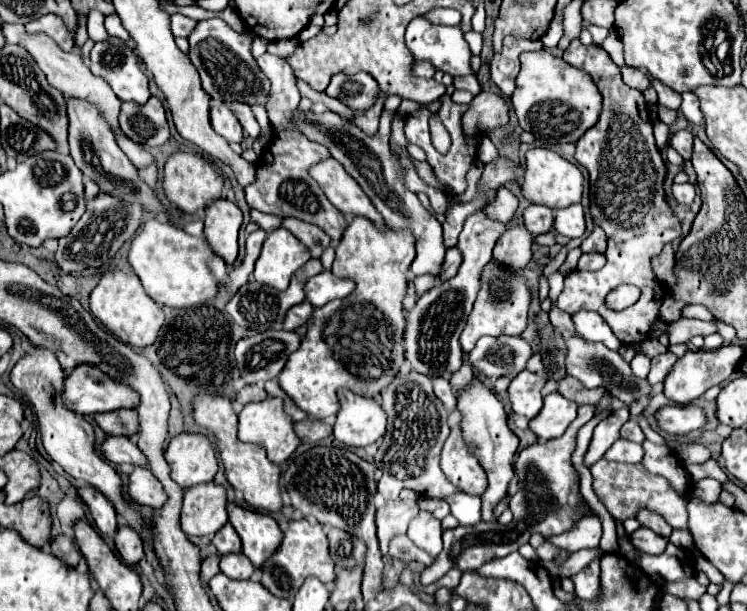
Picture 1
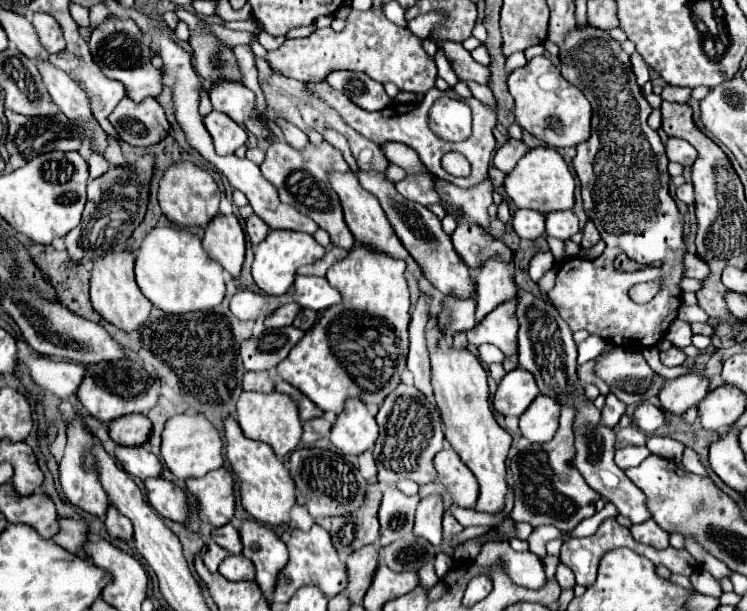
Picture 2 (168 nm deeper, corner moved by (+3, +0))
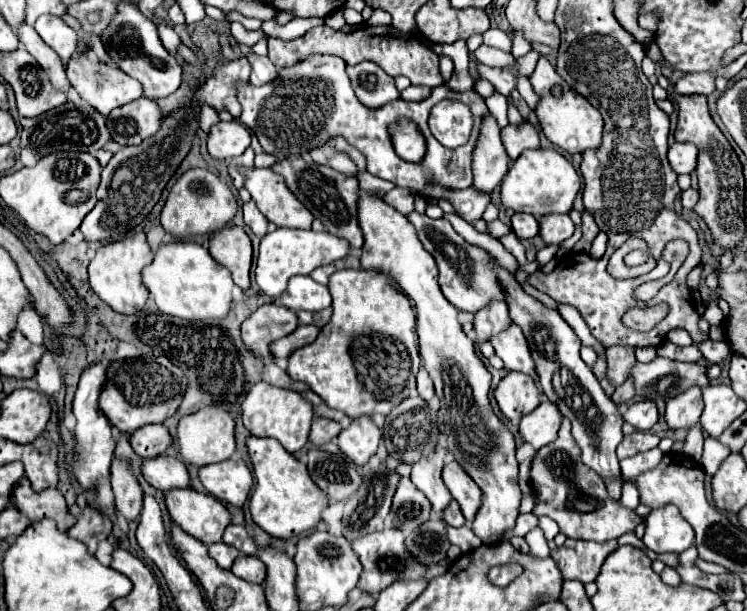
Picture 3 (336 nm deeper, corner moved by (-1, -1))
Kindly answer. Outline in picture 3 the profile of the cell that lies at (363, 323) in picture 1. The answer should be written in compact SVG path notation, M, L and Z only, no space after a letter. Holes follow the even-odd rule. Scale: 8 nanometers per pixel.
M337 270L329 278L329 290L333 296L333 316L313 344L289 356L287 374L293 380L305 382L329 408L341 410L349 418L363 414L387 416L415 386L415 360L419 360L419 352L411 302L381 270Z

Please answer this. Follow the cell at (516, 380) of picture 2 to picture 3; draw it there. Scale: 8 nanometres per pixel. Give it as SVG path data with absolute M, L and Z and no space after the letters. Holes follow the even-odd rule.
M509 372L493 394L503 416L511 422L517 422L539 406L539 388L535 380L523 372Z

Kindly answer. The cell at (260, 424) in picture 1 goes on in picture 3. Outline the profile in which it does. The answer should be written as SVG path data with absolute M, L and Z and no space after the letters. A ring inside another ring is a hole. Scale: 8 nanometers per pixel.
M257 382L249 390L247 398L243 400L241 410L243 410L243 424L253 436L275 438L291 454L301 450L307 444L311 418L313 418L313 408L301 394L297 394L293 390L283 390L283 388L269 386L265 382Z

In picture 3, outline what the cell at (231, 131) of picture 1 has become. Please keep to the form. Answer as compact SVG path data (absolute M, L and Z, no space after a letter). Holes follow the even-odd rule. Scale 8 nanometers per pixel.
M239 120L231 122L217 122L211 126L207 148L209 154L217 160L231 160L241 156L251 144L251 132Z

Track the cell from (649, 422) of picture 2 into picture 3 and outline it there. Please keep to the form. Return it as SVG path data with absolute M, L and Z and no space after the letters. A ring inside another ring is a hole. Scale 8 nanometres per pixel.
M637 402L633 406L629 406L629 410L625 412L623 416L625 422L629 422L631 426L635 426L637 430L651 430L657 420L659 420L659 414L657 414L657 406L655 402Z

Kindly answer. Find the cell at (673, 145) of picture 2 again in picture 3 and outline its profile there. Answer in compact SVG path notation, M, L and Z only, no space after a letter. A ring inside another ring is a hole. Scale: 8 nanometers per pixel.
M675 142L669 146L669 164L677 174L691 174L697 166L699 150L689 142Z

